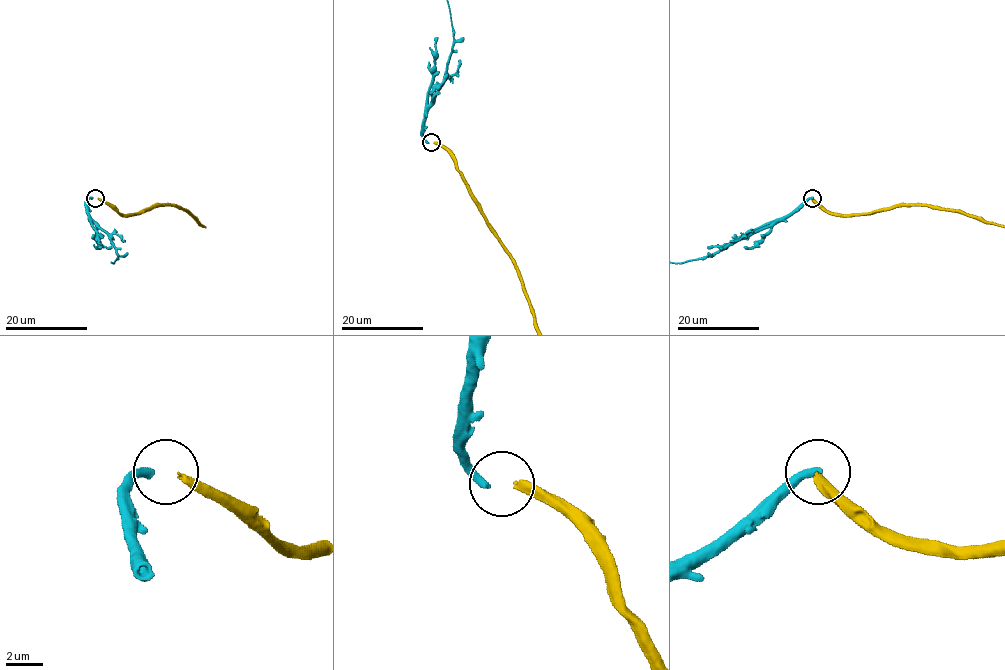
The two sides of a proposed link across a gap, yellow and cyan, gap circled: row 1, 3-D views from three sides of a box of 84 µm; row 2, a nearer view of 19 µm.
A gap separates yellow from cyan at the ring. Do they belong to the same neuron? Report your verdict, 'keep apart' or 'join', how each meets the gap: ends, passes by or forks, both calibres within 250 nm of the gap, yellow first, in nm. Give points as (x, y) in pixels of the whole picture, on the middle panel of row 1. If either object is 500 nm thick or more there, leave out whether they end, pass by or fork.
join | yellow ends | cyan ends | 360/420 nm

